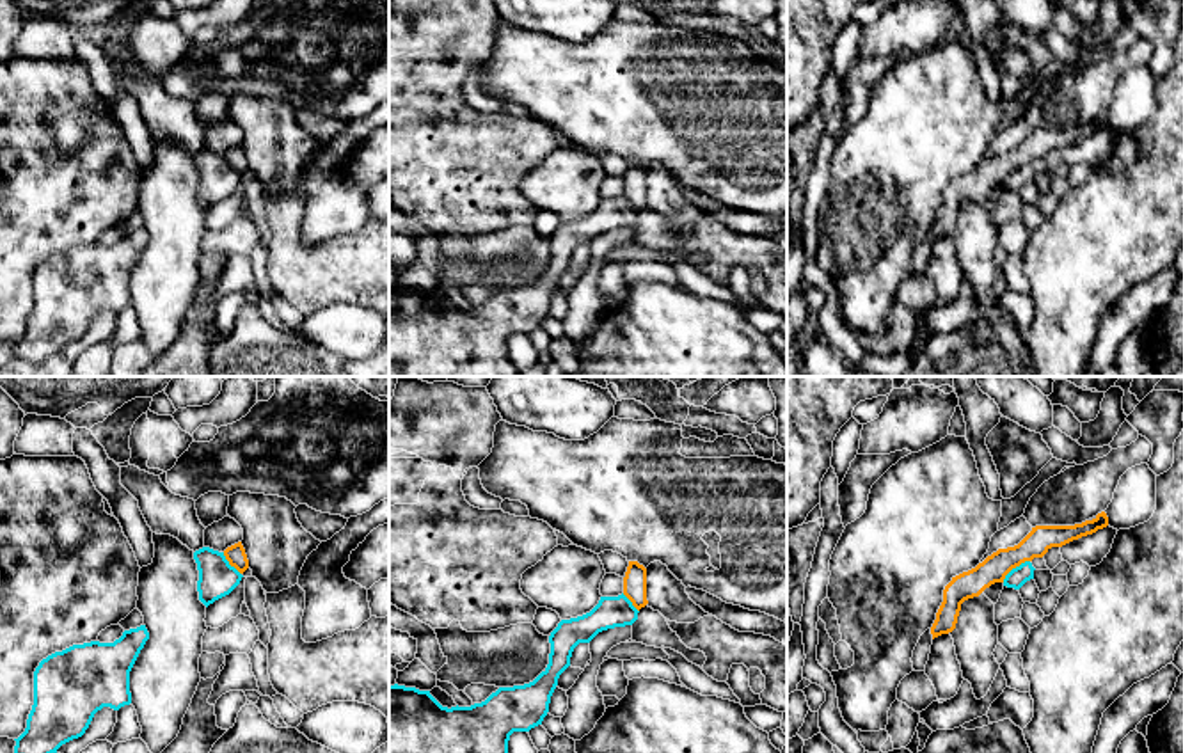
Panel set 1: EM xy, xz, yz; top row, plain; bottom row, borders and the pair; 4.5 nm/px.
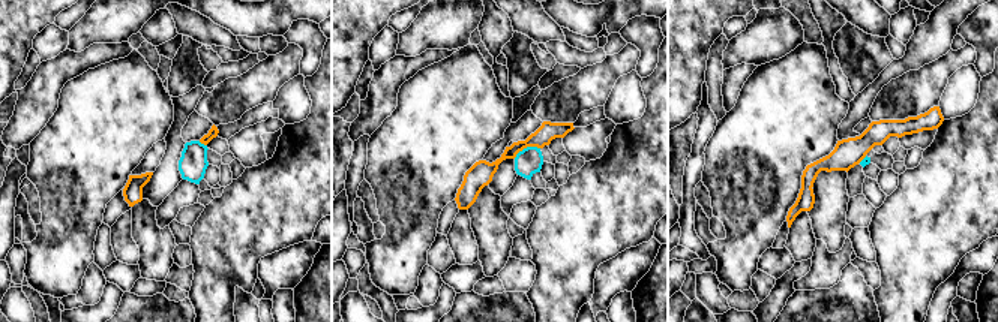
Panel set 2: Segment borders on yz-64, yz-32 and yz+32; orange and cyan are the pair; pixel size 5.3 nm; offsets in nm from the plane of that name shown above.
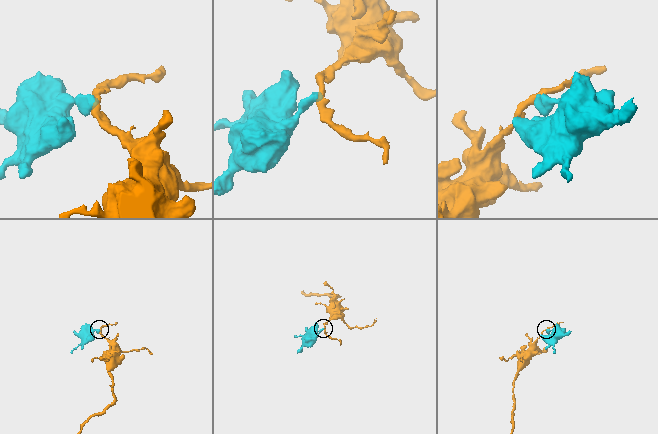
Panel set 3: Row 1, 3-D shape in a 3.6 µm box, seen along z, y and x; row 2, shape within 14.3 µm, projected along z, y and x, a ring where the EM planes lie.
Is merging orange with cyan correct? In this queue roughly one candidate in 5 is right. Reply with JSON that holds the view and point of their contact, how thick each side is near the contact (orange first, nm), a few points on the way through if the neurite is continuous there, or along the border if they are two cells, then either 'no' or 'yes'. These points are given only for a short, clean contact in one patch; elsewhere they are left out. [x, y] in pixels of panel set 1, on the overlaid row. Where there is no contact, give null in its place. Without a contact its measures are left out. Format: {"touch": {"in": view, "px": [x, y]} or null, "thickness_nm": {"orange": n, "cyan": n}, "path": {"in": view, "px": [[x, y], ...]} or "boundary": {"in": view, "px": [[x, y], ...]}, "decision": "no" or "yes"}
{"touch": {"in": "yz", "px": [1015, 567]}, "thickness_nm": {"orange": 120, "cyan": 90}, "boundary": {"in": "yz", "px": [[1029, 560], [1016, 565], [1002, 581]]}, "decision": "no"}

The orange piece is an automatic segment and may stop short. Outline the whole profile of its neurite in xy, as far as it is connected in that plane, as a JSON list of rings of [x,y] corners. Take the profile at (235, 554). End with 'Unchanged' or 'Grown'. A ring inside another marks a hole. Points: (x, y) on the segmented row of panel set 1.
[[[242,542],[227,547],[224,551],[224,556],[229,561],[229,565],[234,567],[240,574],[243,574],[249,568],[249,559]]]. Unchanged

